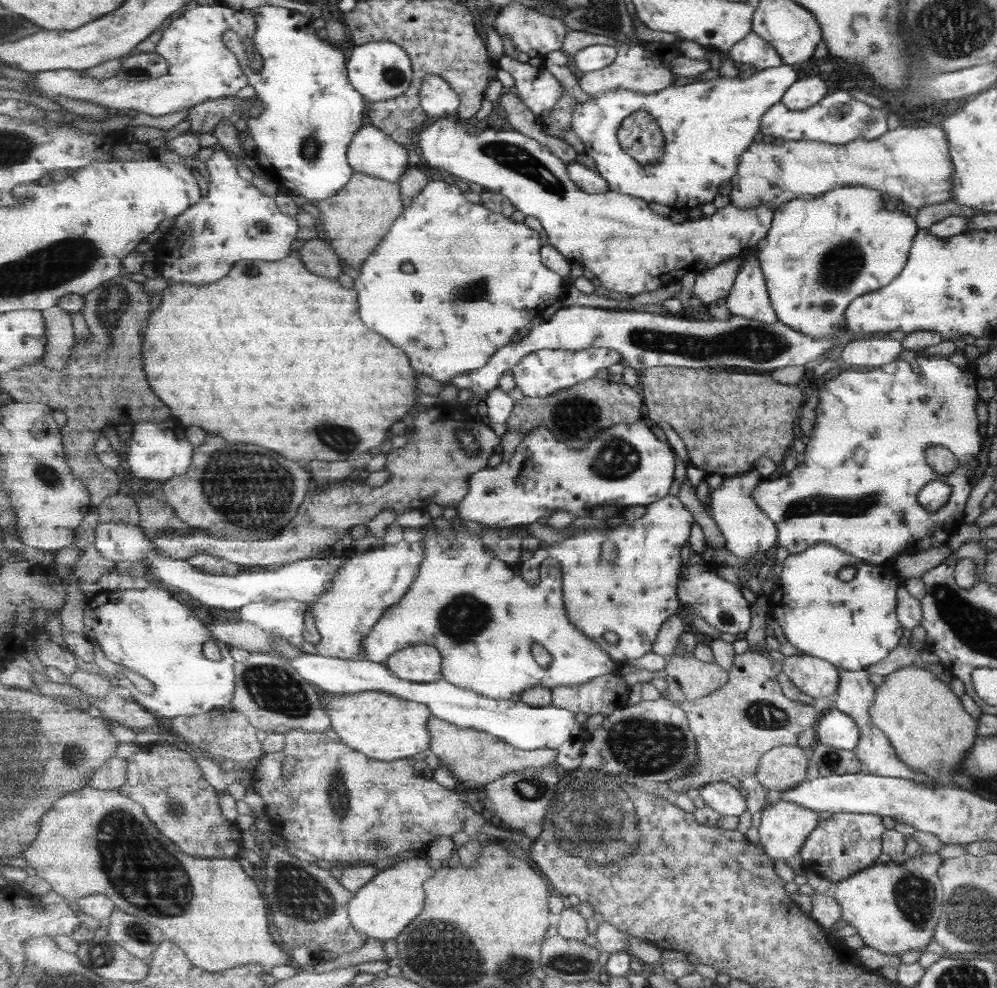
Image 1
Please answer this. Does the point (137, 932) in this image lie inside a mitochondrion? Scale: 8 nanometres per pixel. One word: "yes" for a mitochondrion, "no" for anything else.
yes

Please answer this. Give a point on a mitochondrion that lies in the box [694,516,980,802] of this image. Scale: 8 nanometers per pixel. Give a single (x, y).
(761, 714)

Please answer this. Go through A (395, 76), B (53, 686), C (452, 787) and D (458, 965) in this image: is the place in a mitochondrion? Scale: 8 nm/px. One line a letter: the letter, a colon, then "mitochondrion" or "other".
A: mitochondrion
B: other
C: other
D: mitochondrion

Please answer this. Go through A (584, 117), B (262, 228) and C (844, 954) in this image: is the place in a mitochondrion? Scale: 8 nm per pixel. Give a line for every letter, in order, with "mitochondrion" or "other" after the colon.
A: other
B: mitochondrion
C: other

